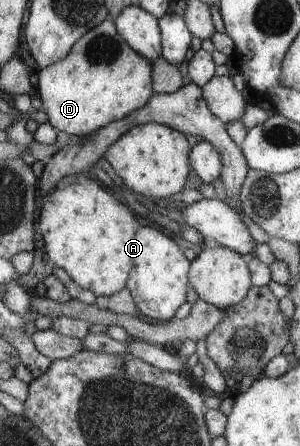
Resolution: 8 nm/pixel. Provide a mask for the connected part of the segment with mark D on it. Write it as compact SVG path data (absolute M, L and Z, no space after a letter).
M105 19L84 34L71 49L71 53L59 62L42 68L38 73L38 93L46 109L49 123L59 131L68 135L88 135L110 122L121 120L131 111L144 107L152 95L152 64L148 58L140 55L119 34L114 20Z

